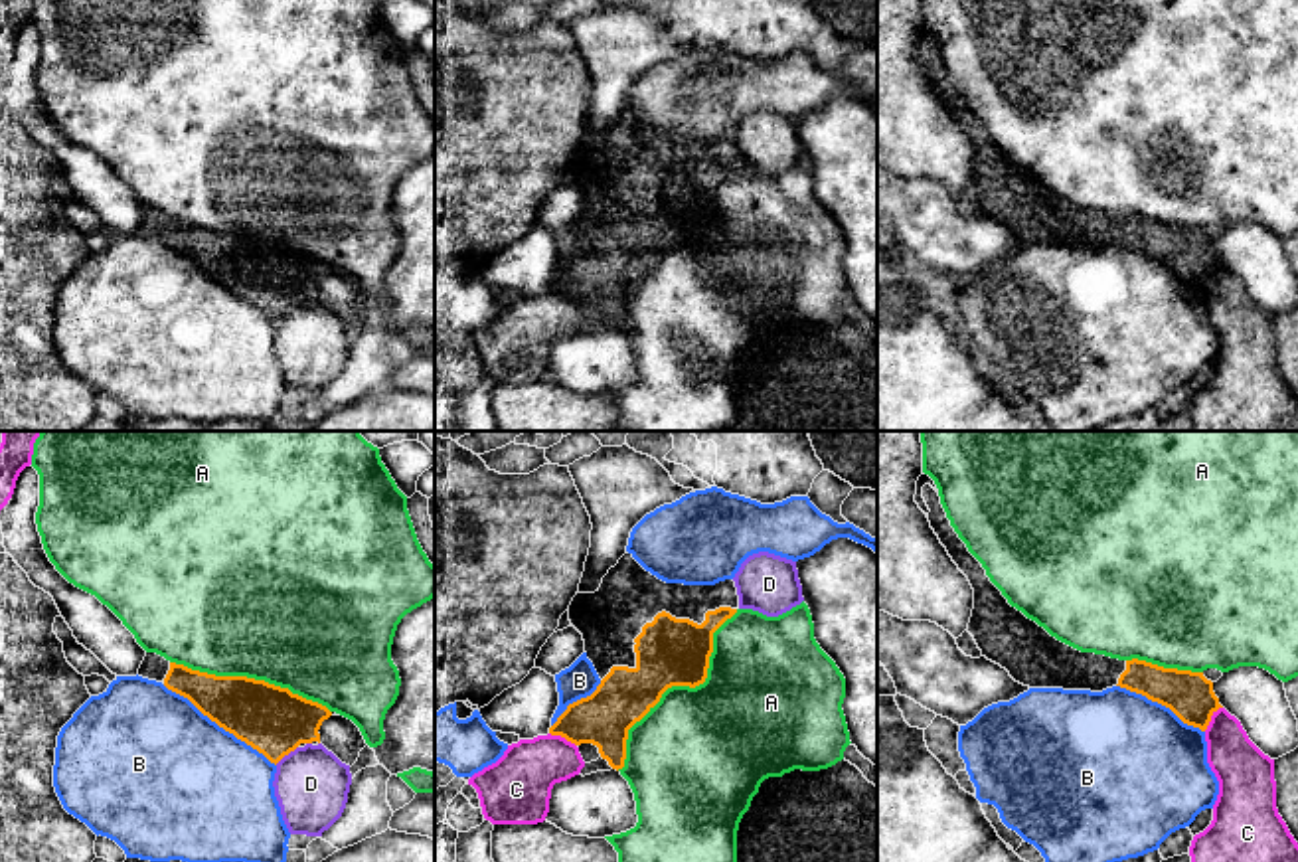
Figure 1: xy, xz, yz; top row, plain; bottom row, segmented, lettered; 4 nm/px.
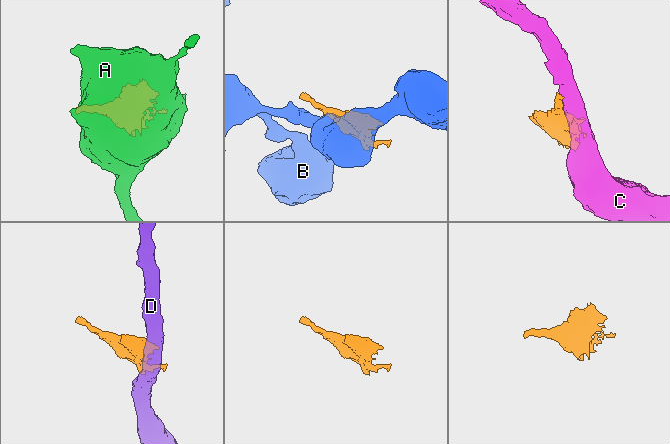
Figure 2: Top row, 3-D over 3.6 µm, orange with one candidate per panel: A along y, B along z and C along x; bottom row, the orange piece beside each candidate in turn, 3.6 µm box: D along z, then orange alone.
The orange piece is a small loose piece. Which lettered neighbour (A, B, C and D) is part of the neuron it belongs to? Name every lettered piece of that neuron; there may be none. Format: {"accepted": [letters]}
{"accepted": []}

